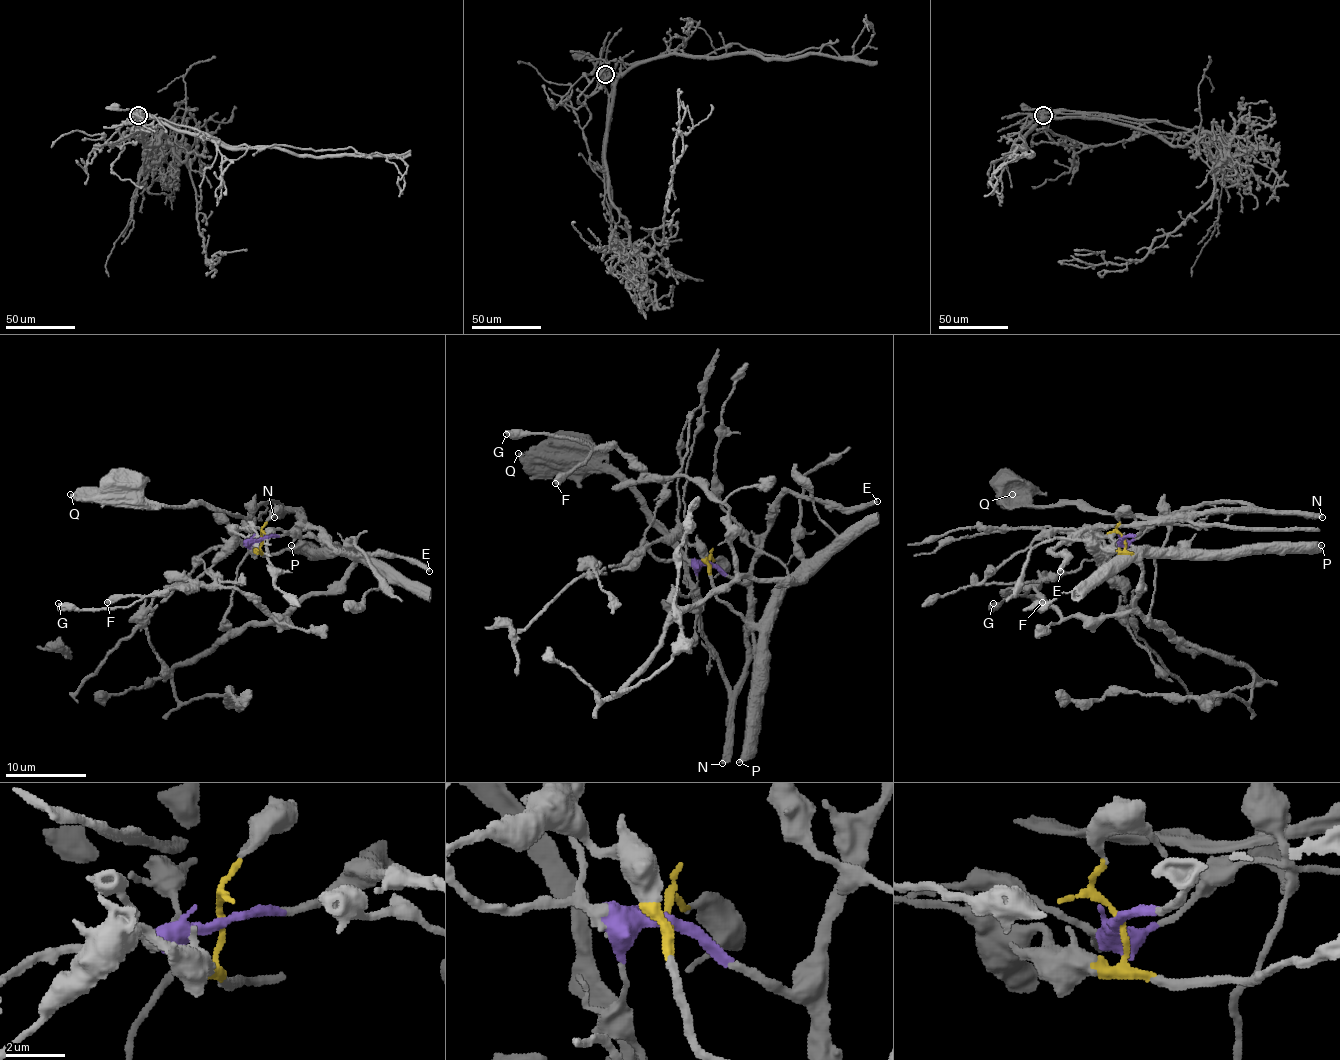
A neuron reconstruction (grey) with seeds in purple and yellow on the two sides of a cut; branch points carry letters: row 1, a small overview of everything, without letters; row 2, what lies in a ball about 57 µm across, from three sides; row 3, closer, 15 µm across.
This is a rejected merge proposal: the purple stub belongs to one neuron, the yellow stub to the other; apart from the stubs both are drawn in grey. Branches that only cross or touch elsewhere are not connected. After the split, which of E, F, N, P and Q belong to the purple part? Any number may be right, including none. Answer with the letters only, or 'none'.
E, N, Q

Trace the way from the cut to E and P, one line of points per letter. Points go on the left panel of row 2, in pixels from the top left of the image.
E: (262, 538), (288, 532), (298, 526), (319, 528), (339, 550), (408, 556), (420, 560), (430, 570)
P: (262, 538), (262, 552), (266, 554), (296, 548), (310, 552), (290, 544)

